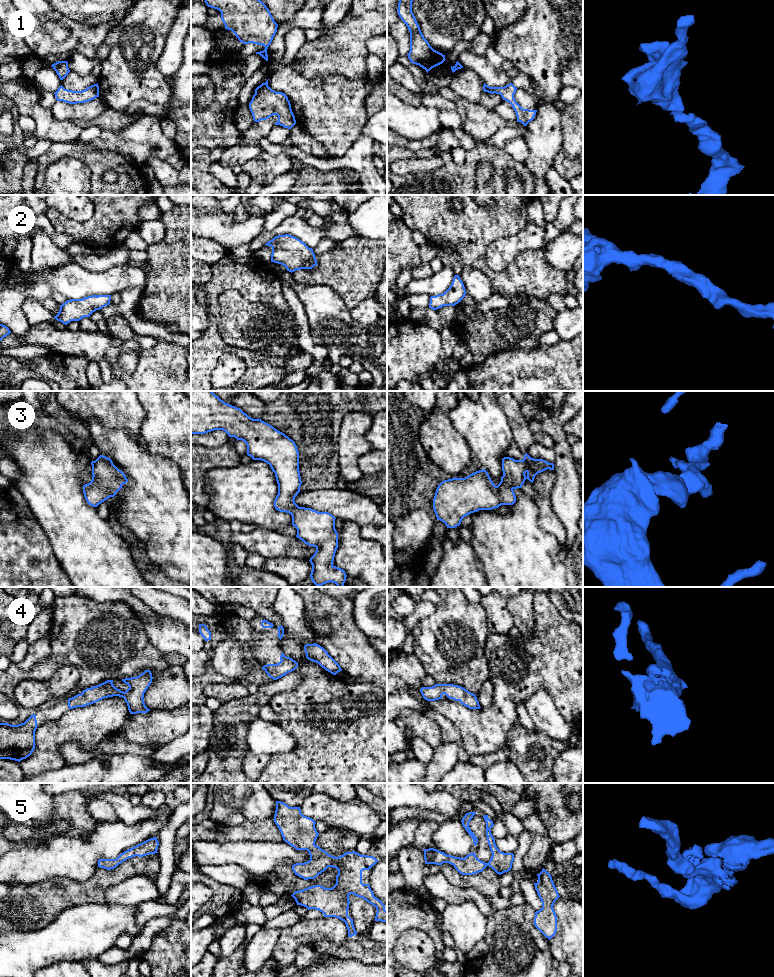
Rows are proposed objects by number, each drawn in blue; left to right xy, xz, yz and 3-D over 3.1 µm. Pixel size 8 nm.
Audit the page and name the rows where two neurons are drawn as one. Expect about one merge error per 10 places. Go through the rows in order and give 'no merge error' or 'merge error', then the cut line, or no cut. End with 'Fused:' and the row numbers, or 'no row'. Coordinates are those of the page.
1: no merge error | no cut
2: no merge error | no cut
3: no merge error | no cut
4: no merge error | no cut
5: no merge error | no cut
Fused: no row

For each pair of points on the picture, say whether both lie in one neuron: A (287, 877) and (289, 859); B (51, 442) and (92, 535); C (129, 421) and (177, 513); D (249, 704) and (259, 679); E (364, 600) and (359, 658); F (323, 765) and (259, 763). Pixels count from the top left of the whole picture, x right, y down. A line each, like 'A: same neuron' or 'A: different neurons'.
A: different neurons
B: same neuron
C: different neurons
D: different neurons
E: different neurons
F: different neurons

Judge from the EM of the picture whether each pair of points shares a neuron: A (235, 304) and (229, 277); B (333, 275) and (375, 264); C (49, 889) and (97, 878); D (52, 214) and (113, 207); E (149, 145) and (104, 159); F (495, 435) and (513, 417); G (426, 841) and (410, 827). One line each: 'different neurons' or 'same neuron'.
A: different neurons
B: same neuron
C: same neuron
D: same neuron
E: different neurons
F: different neurons
G: different neurons

